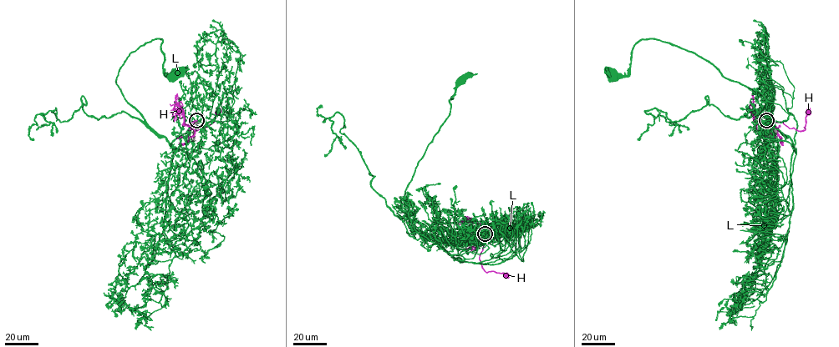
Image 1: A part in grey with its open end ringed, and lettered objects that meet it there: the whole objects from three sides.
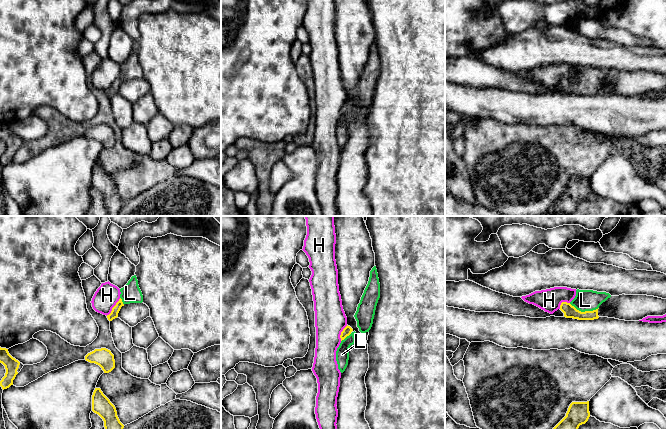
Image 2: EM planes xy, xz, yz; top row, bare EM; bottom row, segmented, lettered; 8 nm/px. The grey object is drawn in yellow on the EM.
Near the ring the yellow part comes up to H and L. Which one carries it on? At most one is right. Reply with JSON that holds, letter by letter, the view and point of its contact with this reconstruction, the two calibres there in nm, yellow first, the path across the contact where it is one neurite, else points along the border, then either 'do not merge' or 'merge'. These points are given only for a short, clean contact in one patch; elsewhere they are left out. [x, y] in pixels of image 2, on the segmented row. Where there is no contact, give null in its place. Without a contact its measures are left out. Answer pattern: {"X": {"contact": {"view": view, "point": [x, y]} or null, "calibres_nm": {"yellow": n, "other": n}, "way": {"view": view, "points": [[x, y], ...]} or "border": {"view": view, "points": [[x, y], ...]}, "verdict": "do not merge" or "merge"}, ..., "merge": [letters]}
{"H": {"contact": {"view": "xy", "point": [113, 307]}, "calibres_nm": {"yellow": 60, "other": 190}, "verdict": "do not merge"}, "L": {"contact": {"view": "yz", "point": [585, 311]}, "calibres_nm": {"yellow": 100, "other": 180}, "way": {"view": "yz", "points": [[569, 311], [585, 311], [585, 300]]}, "verdict": "merge"}, "merge": ["L"]}

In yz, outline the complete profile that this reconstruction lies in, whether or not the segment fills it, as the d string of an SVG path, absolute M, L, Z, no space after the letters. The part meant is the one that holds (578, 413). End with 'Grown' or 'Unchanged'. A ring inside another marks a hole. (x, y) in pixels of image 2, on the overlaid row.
M589 401L572 402L566 416L553 429L578 429L590 417Z. Unchanged

